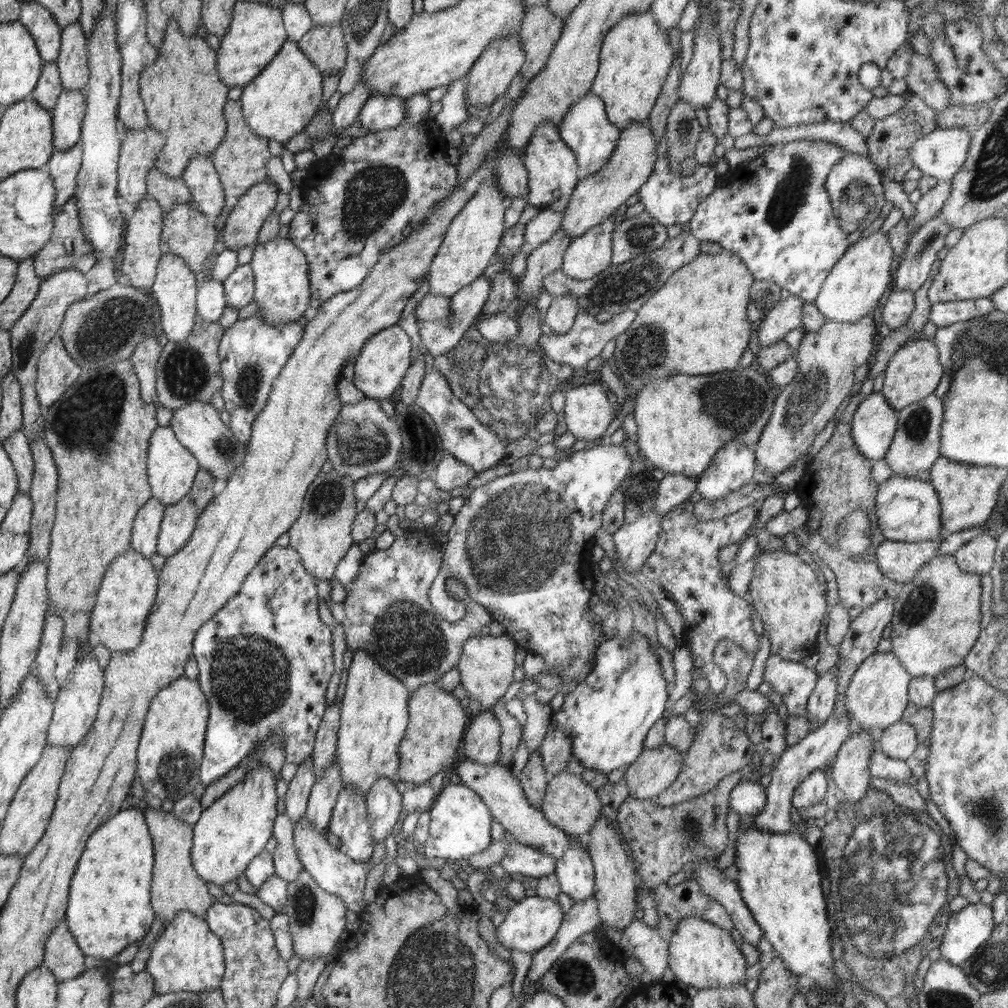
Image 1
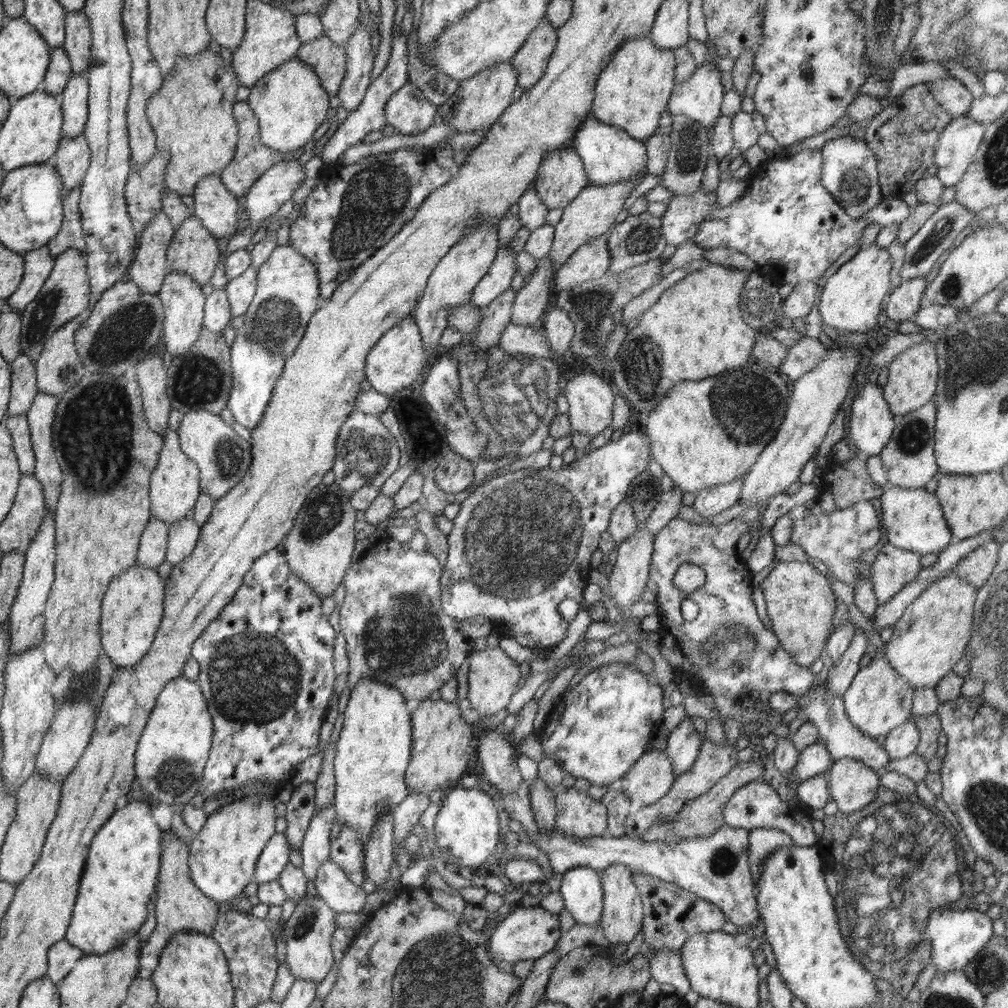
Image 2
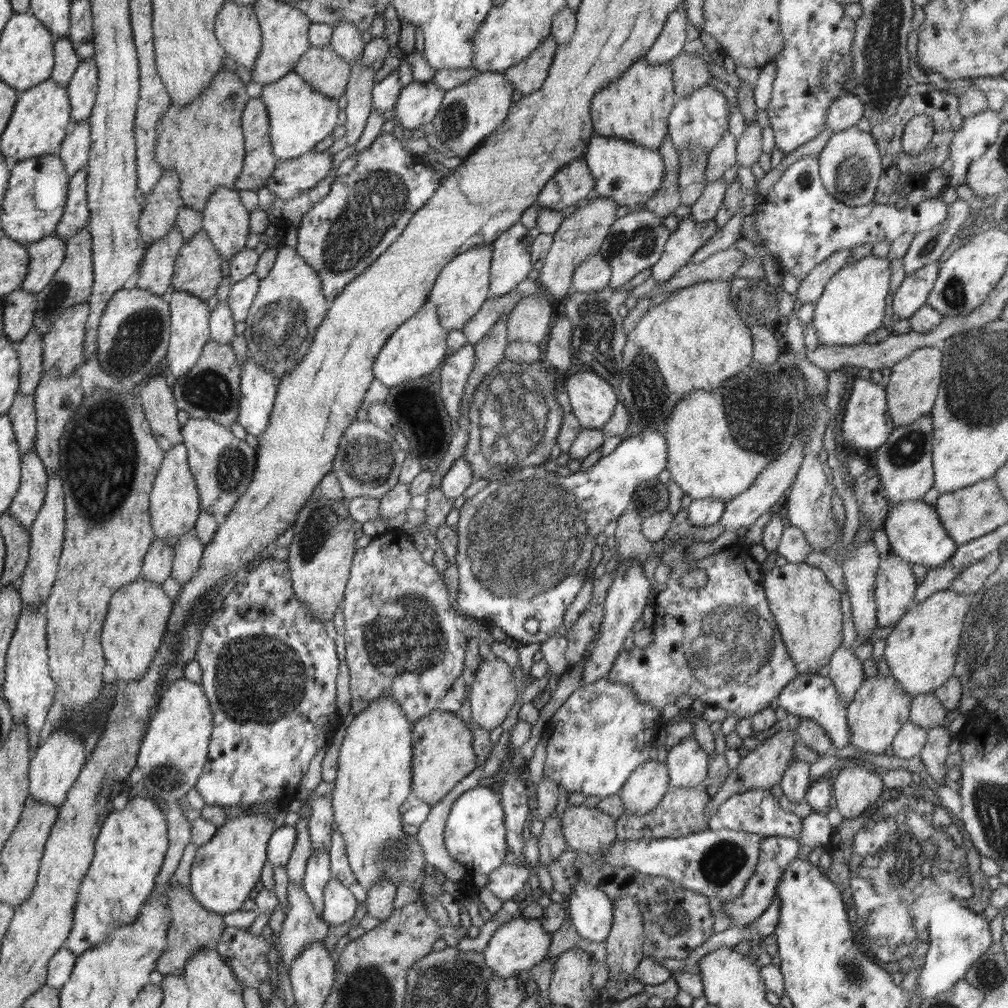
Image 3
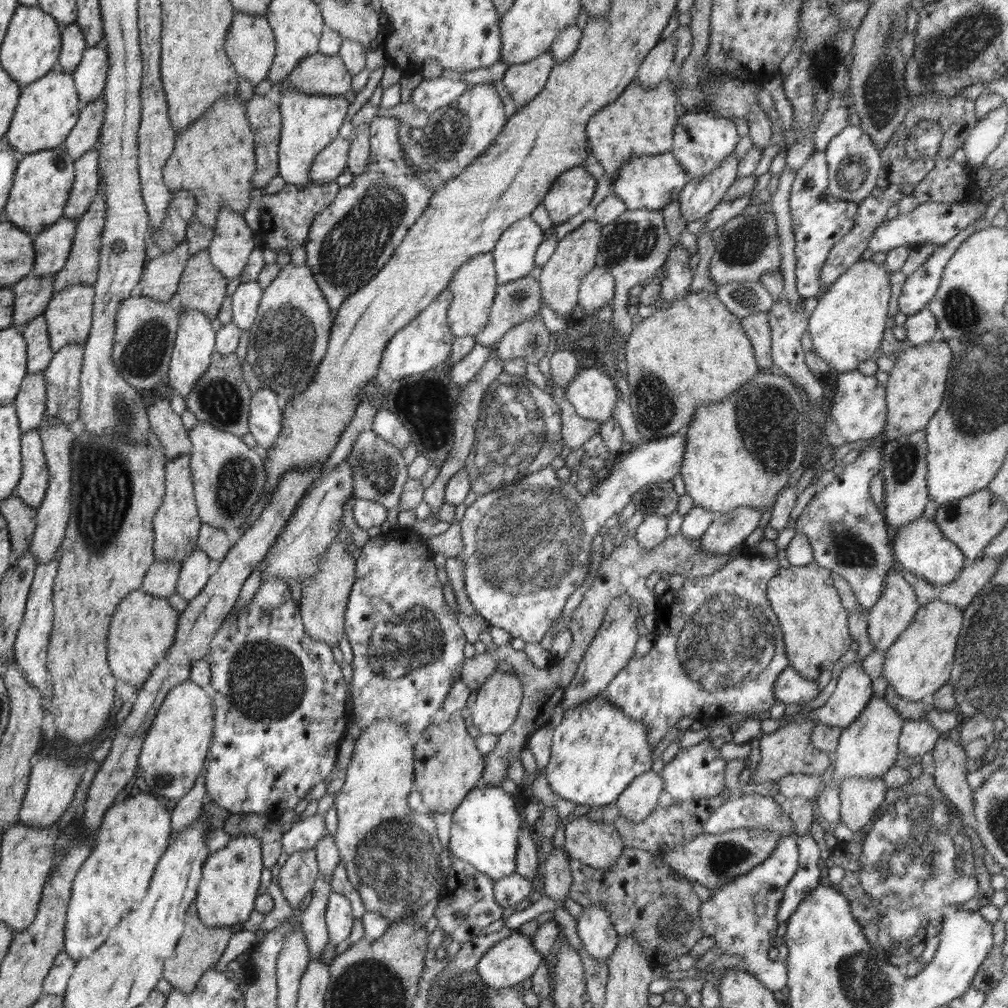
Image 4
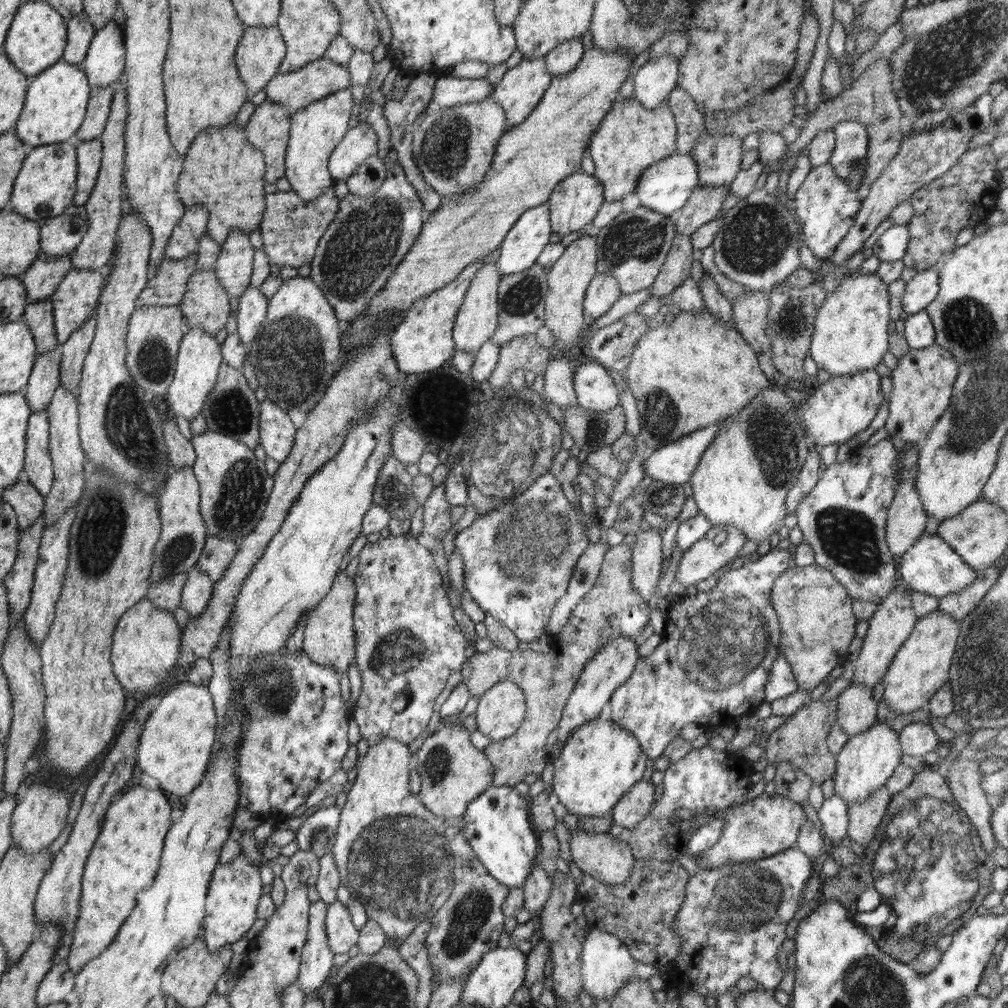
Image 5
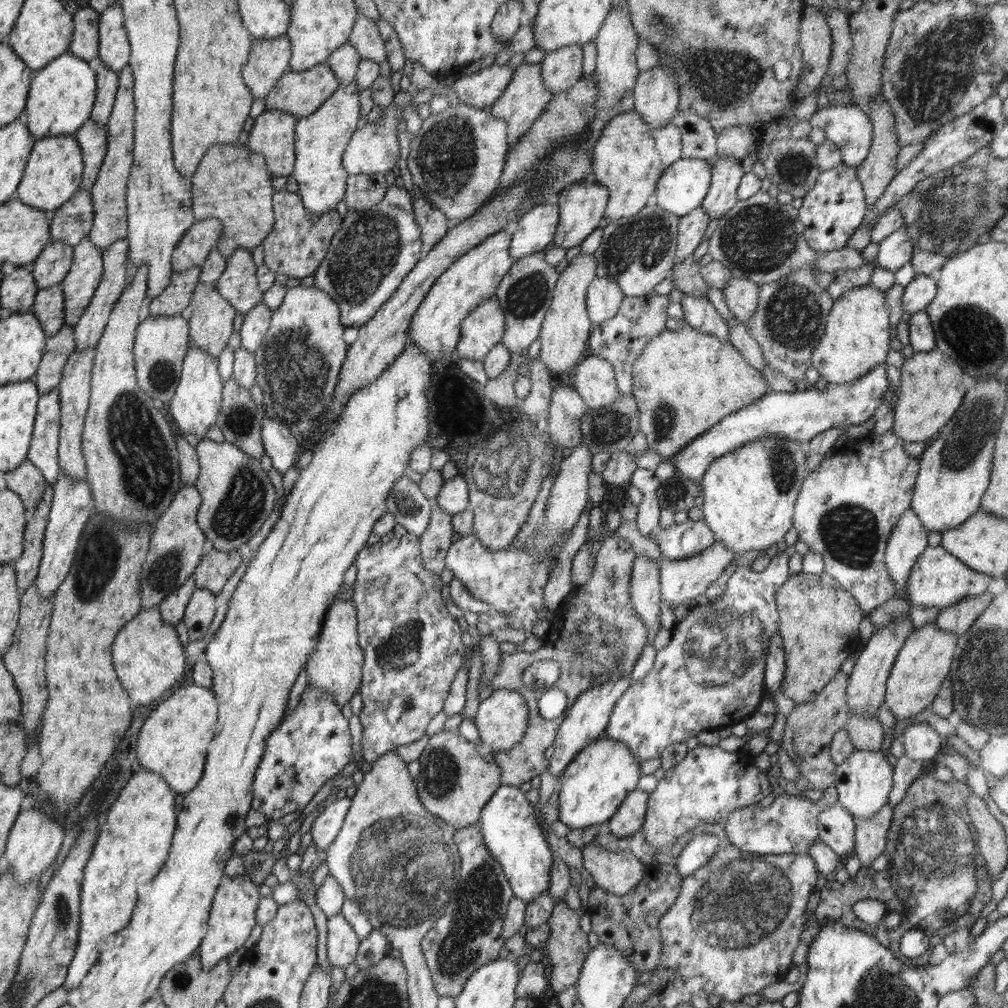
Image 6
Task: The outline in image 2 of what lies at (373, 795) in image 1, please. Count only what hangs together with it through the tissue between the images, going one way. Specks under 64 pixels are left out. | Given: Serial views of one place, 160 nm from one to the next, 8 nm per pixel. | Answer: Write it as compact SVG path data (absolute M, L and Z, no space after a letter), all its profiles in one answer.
M393 810L384 813L377 818L373 833L370 833L369 841L365 846L365 872L376 888L384 884L390 876L392 868L393 839Z

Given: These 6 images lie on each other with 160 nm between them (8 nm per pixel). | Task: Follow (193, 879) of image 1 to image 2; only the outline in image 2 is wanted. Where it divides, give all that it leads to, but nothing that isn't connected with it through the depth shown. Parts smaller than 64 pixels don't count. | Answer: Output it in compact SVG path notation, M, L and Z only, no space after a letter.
M163 831L161 840L161 863L157 878L157 897L155 902L155 913L157 923L155 929L150 933L148 941L142 946L142 954L156 954L160 957L166 943L174 938L174 933L180 931L192 931L211 936L212 929L216 924L221 905L208 898L193 882L187 863L189 857L189 845L182 837L175 833L171 835Z

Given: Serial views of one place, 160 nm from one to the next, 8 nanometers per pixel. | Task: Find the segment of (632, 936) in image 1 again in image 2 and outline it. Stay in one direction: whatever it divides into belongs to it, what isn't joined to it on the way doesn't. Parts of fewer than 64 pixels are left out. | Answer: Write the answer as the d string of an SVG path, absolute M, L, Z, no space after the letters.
M655 950L655 953L656 956L650 960L650 977L660 985L670 984L676 994L684 998L691 987L679 954L670 950Z

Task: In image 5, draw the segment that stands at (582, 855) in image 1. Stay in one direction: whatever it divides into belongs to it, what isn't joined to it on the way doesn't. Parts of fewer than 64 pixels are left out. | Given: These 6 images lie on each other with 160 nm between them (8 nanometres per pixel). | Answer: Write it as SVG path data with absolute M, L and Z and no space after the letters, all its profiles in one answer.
M594 926L586 929L586 940L581 953L581 974L583 991L591 995L592 1004L600 1000L610 1002L612 997L616 997L618 990L622 990L622 986L626 986L630 980L648 980L658 972L659 966L650 966L634 960L627 947L614 937L614 934Z

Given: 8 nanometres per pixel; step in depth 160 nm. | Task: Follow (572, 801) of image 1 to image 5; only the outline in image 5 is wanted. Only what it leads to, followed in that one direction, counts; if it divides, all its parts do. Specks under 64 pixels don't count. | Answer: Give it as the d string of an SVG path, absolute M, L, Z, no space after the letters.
M576 829L571 833L570 854L576 866L584 873L607 885L622 884L630 876L636 858L633 856L631 848L627 842L620 842L606 833L591 833L582 829Z

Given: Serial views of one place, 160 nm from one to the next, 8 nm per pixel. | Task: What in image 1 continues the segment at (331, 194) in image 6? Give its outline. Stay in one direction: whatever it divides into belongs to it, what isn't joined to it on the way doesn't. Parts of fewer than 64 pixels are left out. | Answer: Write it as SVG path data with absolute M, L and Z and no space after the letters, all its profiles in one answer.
M286 40L282 50L245 87L240 98L246 125L254 134L272 139L281 144L295 134L302 133L318 114L322 103L323 74L310 61L297 44Z

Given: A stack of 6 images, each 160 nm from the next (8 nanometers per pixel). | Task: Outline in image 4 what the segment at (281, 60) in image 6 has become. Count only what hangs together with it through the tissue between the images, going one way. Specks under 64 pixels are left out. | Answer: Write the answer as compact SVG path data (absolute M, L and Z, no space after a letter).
M234 11L234 18L226 33L226 55L240 77L256 86L267 79L268 71L276 56L276 40L265 16L240 14Z

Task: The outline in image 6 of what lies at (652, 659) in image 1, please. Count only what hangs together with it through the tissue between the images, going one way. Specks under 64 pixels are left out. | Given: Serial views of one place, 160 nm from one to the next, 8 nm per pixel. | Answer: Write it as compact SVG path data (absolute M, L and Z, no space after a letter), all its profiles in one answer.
M603 734L596 742L580 750L559 776L558 780L562 782L559 793L559 820L567 824L570 829L587 829L594 825L602 825L614 816L626 795L637 788L640 777L640 760L628 750L628 746L620 742L612 742L610 737Z

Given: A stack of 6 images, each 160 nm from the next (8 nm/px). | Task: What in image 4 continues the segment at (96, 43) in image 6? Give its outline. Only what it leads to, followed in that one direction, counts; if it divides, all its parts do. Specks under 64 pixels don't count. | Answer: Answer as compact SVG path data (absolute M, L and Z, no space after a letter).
M75 23L62 28L61 37L62 50L56 67L59 71L71 75L80 64L88 45L84 32Z

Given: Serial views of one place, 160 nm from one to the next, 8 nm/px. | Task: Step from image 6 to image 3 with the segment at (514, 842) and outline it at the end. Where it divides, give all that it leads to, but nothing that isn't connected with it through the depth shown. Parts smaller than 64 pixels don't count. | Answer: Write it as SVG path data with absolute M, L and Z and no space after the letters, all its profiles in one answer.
M474 787L452 804L444 831L445 847L450 856L463 864L469 873L490 874L502 863L507 848L505 816L499 793L488 787Z

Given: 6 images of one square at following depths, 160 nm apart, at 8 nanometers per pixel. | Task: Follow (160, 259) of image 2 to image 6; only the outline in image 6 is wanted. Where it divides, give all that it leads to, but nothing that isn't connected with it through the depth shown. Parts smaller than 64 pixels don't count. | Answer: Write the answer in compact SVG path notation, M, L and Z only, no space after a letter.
M196 266L188 270L174 271L168 286L148 304L151 315L172 316L189 305L195 286L199 282L202 268Z

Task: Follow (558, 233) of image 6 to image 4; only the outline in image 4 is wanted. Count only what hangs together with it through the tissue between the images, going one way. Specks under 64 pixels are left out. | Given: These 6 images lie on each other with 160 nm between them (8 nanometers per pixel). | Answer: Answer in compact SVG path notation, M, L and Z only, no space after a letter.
M580 165L558 175L543 203L550 220L557 225L589 206L594 192L596 179L586 171L585 165Z

